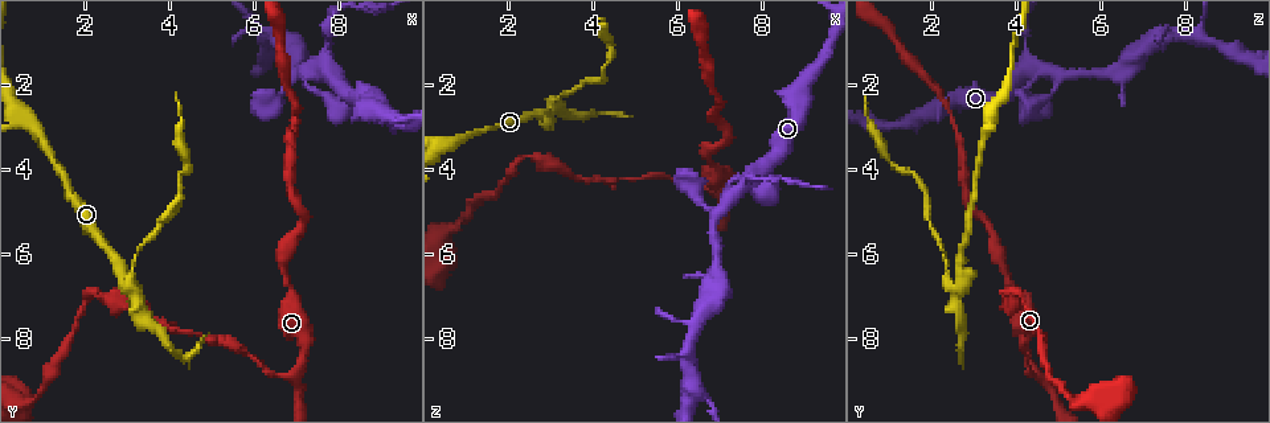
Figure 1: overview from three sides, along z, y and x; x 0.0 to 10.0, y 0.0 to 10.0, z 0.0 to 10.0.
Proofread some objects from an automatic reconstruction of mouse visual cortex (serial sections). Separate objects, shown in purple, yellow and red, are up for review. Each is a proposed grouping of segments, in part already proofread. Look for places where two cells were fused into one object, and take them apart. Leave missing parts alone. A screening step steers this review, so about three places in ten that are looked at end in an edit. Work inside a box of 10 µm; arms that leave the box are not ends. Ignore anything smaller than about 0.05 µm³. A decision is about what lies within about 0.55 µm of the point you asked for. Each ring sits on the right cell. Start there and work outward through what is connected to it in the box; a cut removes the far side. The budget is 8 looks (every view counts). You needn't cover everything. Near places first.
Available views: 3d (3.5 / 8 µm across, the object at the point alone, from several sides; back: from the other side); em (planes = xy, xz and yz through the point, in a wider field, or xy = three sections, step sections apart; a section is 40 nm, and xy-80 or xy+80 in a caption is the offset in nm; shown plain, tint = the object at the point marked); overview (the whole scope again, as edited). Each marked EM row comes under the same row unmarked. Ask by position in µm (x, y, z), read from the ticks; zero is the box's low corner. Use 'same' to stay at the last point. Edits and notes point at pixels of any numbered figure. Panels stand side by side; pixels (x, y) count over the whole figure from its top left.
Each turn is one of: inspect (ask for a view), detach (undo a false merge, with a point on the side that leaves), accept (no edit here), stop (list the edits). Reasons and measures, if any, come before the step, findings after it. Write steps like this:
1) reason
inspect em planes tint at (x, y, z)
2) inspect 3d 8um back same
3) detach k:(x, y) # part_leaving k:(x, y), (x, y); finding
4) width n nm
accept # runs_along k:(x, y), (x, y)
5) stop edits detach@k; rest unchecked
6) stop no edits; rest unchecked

arms part here
inspect 3d 3.5um back at (6.95, 8.85, 4.50)

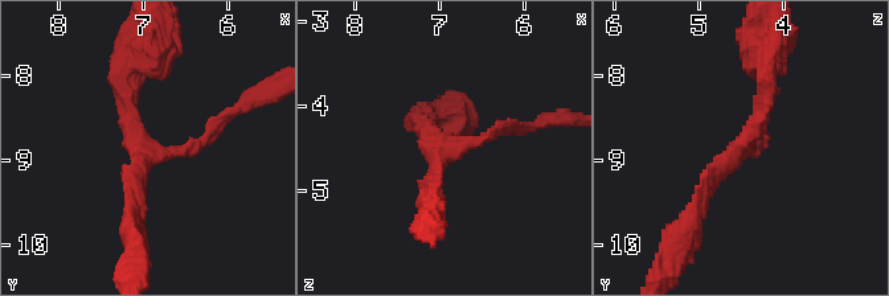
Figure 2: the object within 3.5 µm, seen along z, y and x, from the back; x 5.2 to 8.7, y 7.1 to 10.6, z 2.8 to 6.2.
arms 3; arm_widths 150, 150, 250 nm
inspect em xy step 3 tint at (7.00, 8.80, 4.55)

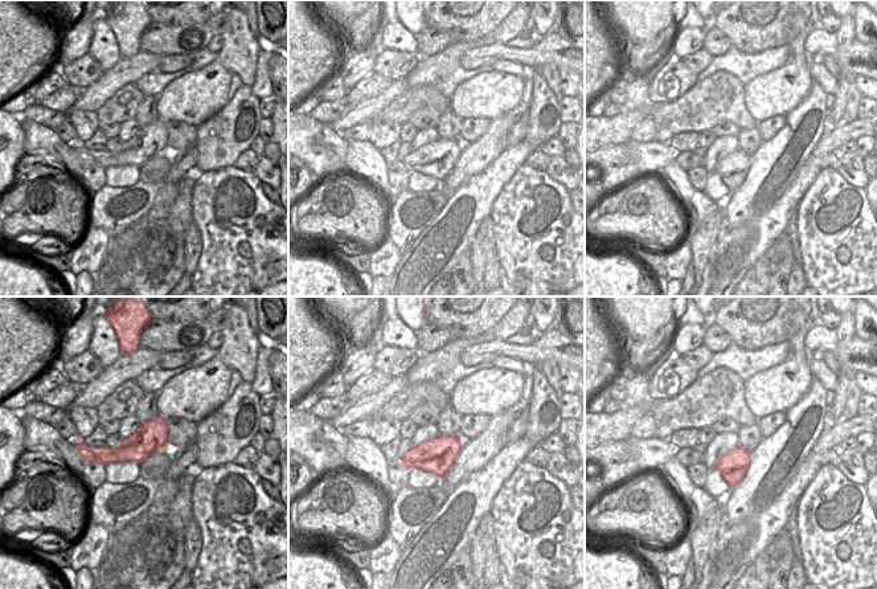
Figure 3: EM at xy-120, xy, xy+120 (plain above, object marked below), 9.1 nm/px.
accept # runs_along 2:(429, 120), (441, 148), (519, 127); all the same cell

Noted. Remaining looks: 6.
branch point
inspect 3d 3.5um at (3.10, 6.80, 2.55)

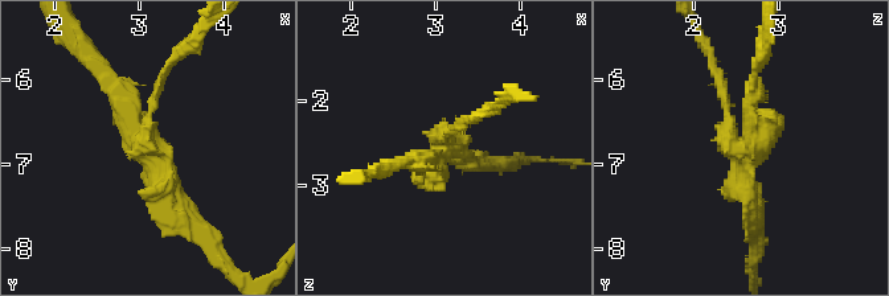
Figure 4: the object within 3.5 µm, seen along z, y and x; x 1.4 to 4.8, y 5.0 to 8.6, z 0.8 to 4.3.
inspect em xy step 2 tint at (3.10, 6.85, 2.55)

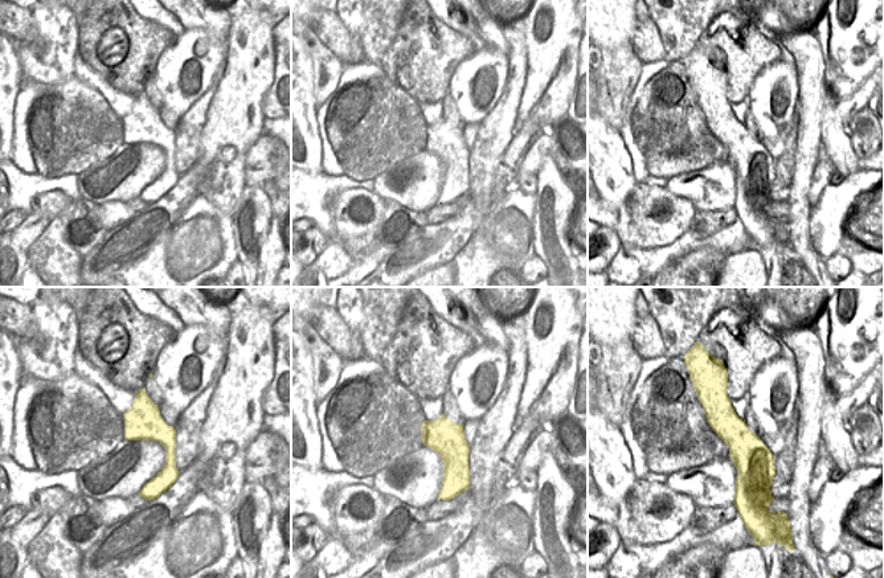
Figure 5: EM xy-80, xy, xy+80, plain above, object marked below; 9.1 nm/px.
arm_widths 100, 200, 250 nm
accept # continuous, no second cell

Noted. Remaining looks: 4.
sudden change in width
inspect 3d 8um at (7.60, 1.65, 4.35)

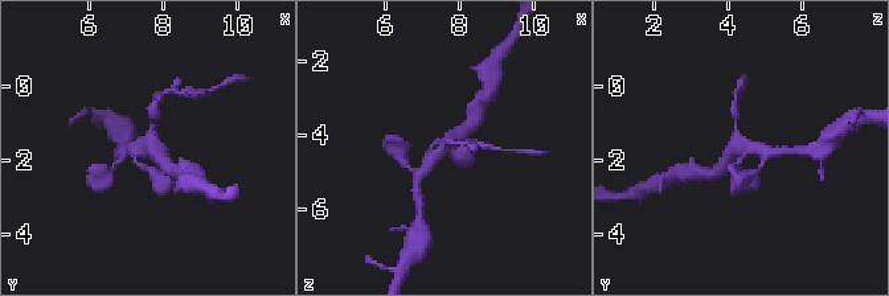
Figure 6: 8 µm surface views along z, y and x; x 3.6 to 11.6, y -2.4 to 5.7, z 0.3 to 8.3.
inspect 3d 3.5um same

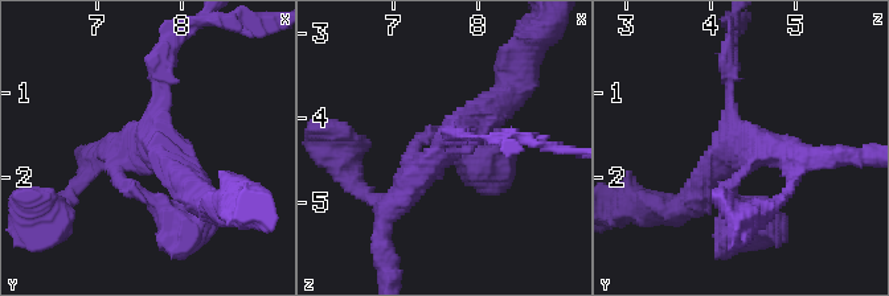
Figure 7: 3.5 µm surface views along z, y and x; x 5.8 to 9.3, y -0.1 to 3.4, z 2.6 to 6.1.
accept # runs_along 7:(494, 106), (384, 218); continuous, no second cell

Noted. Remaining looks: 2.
stop no edits; rest unchecked

